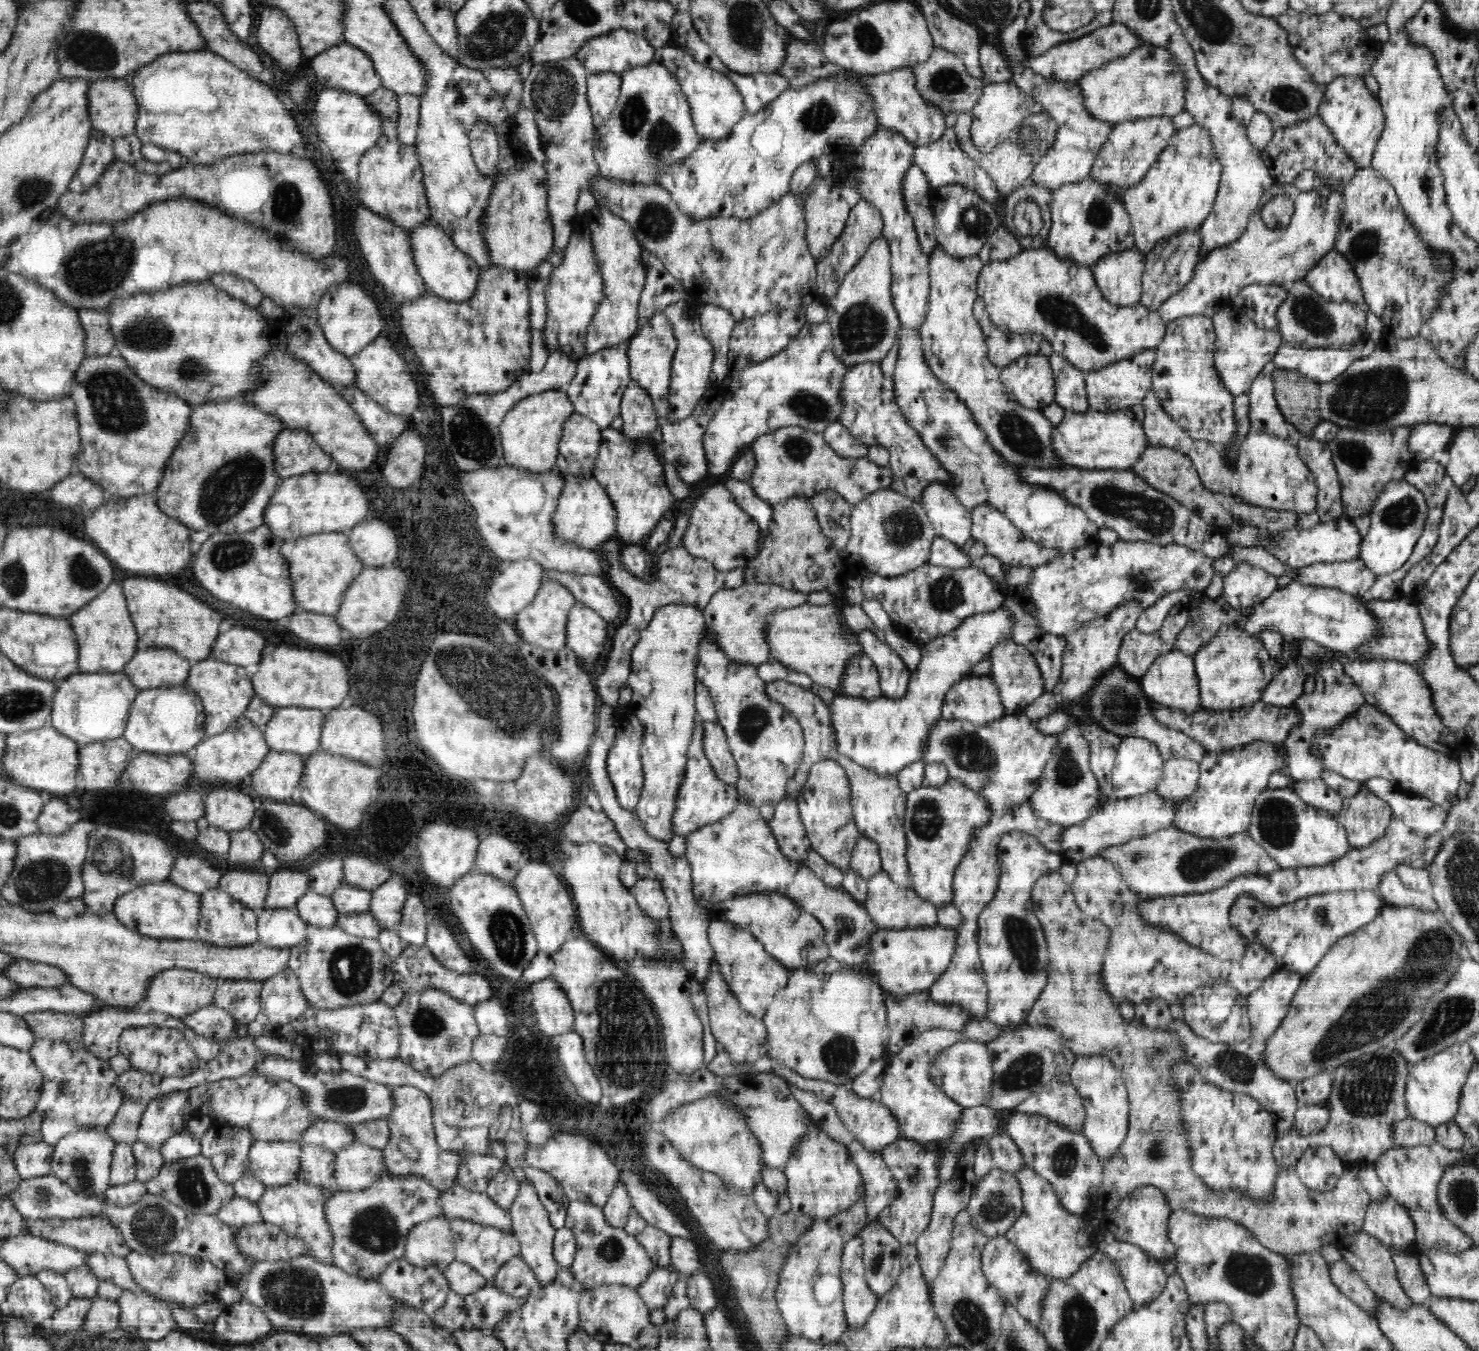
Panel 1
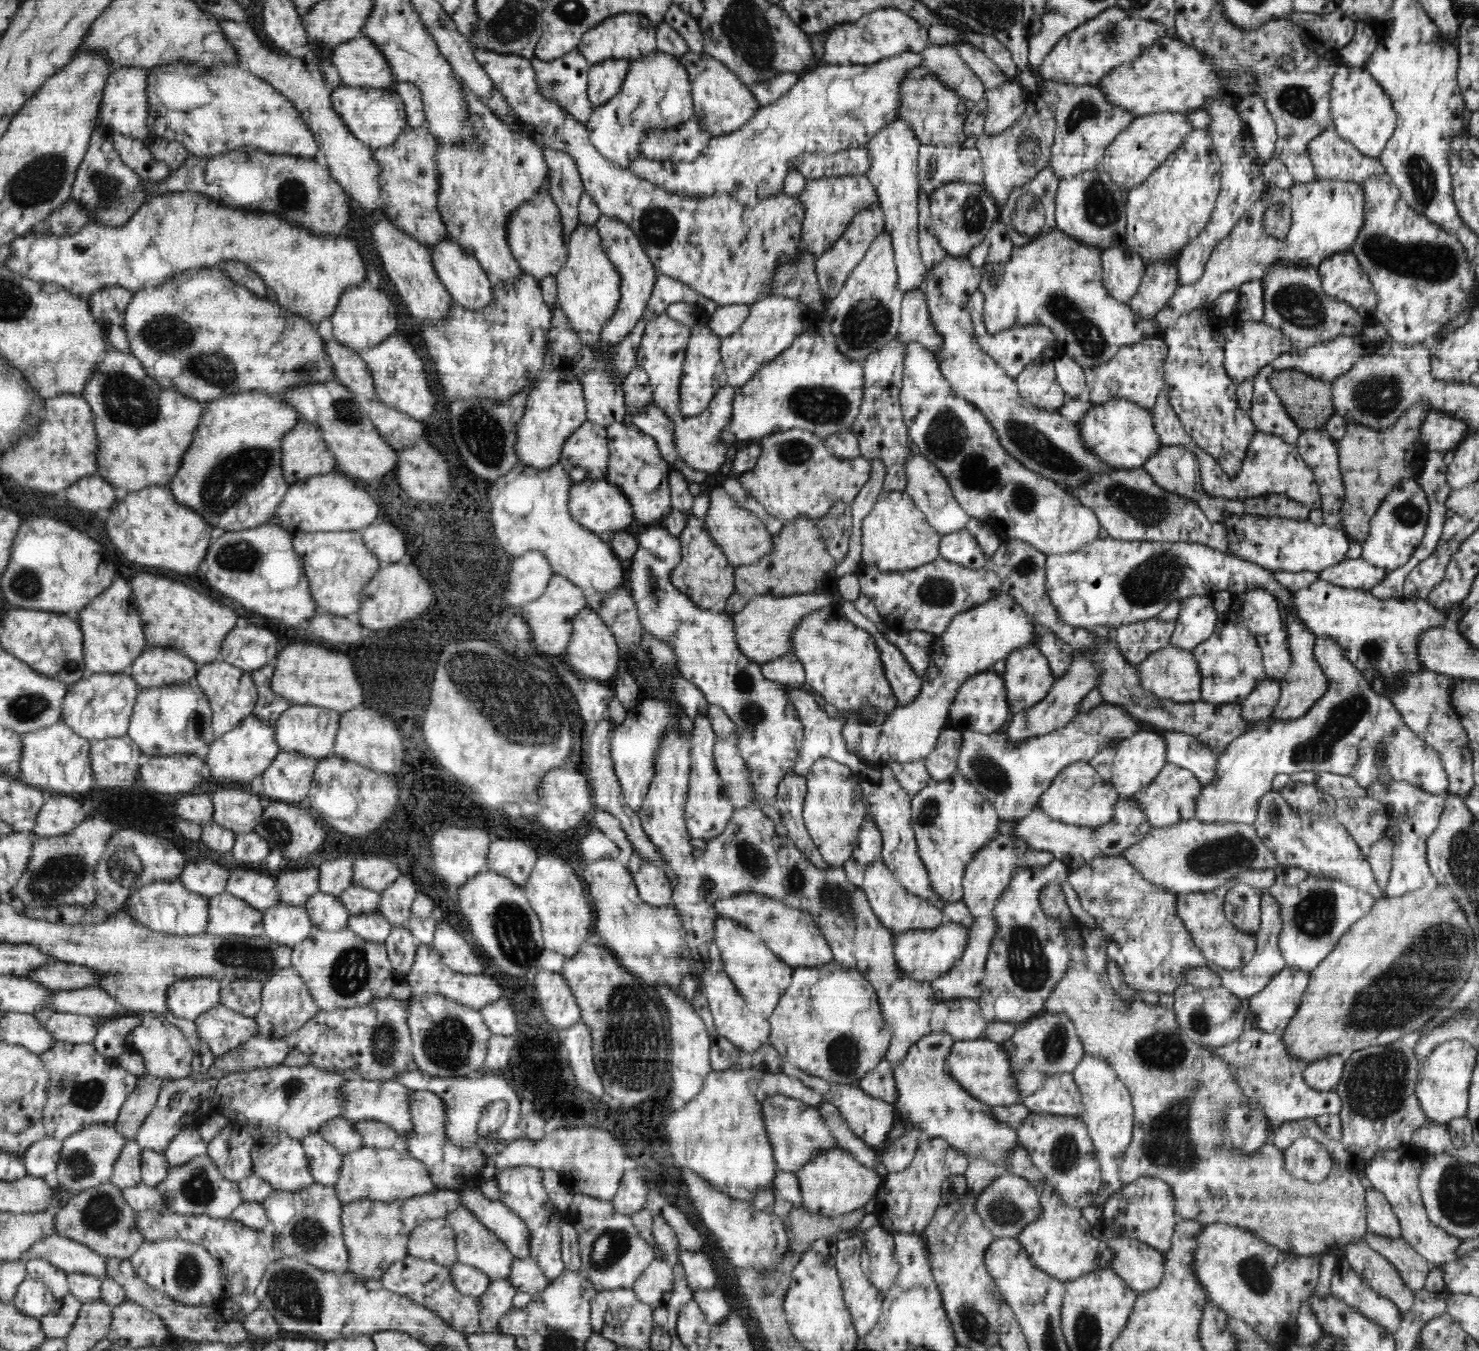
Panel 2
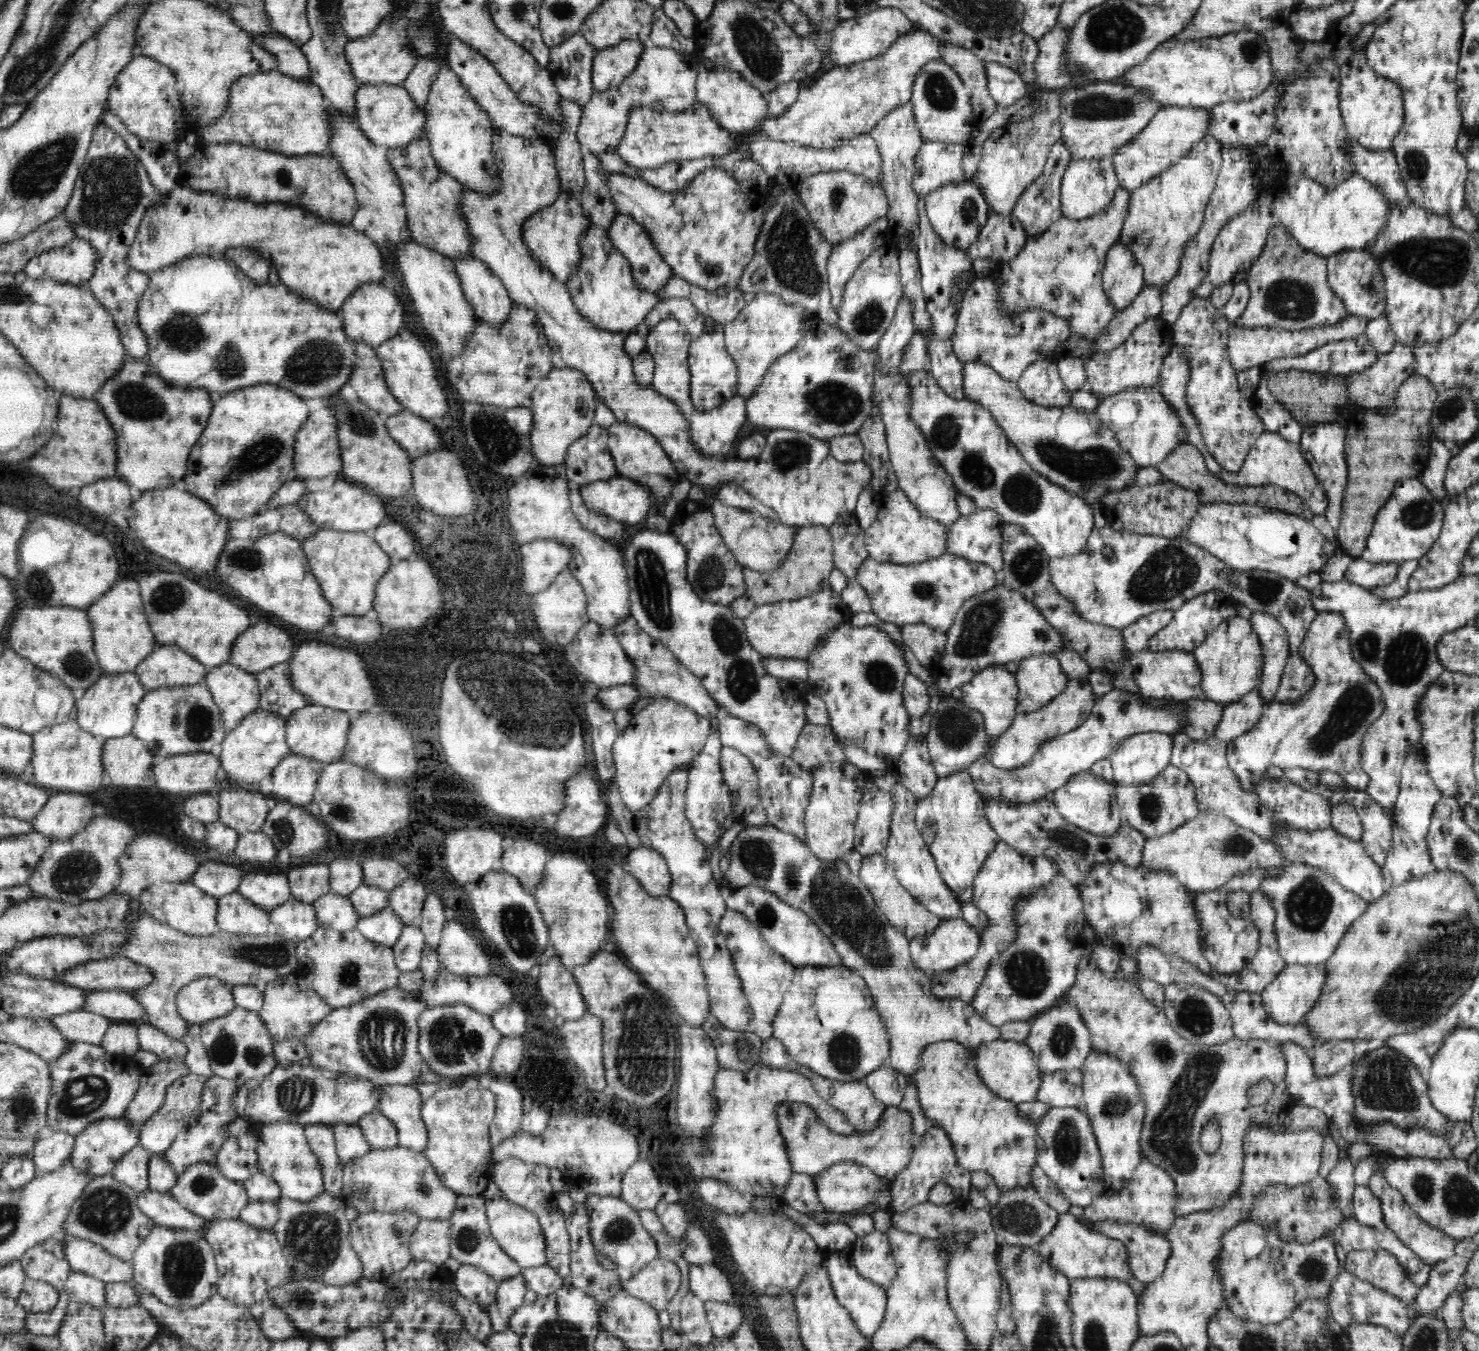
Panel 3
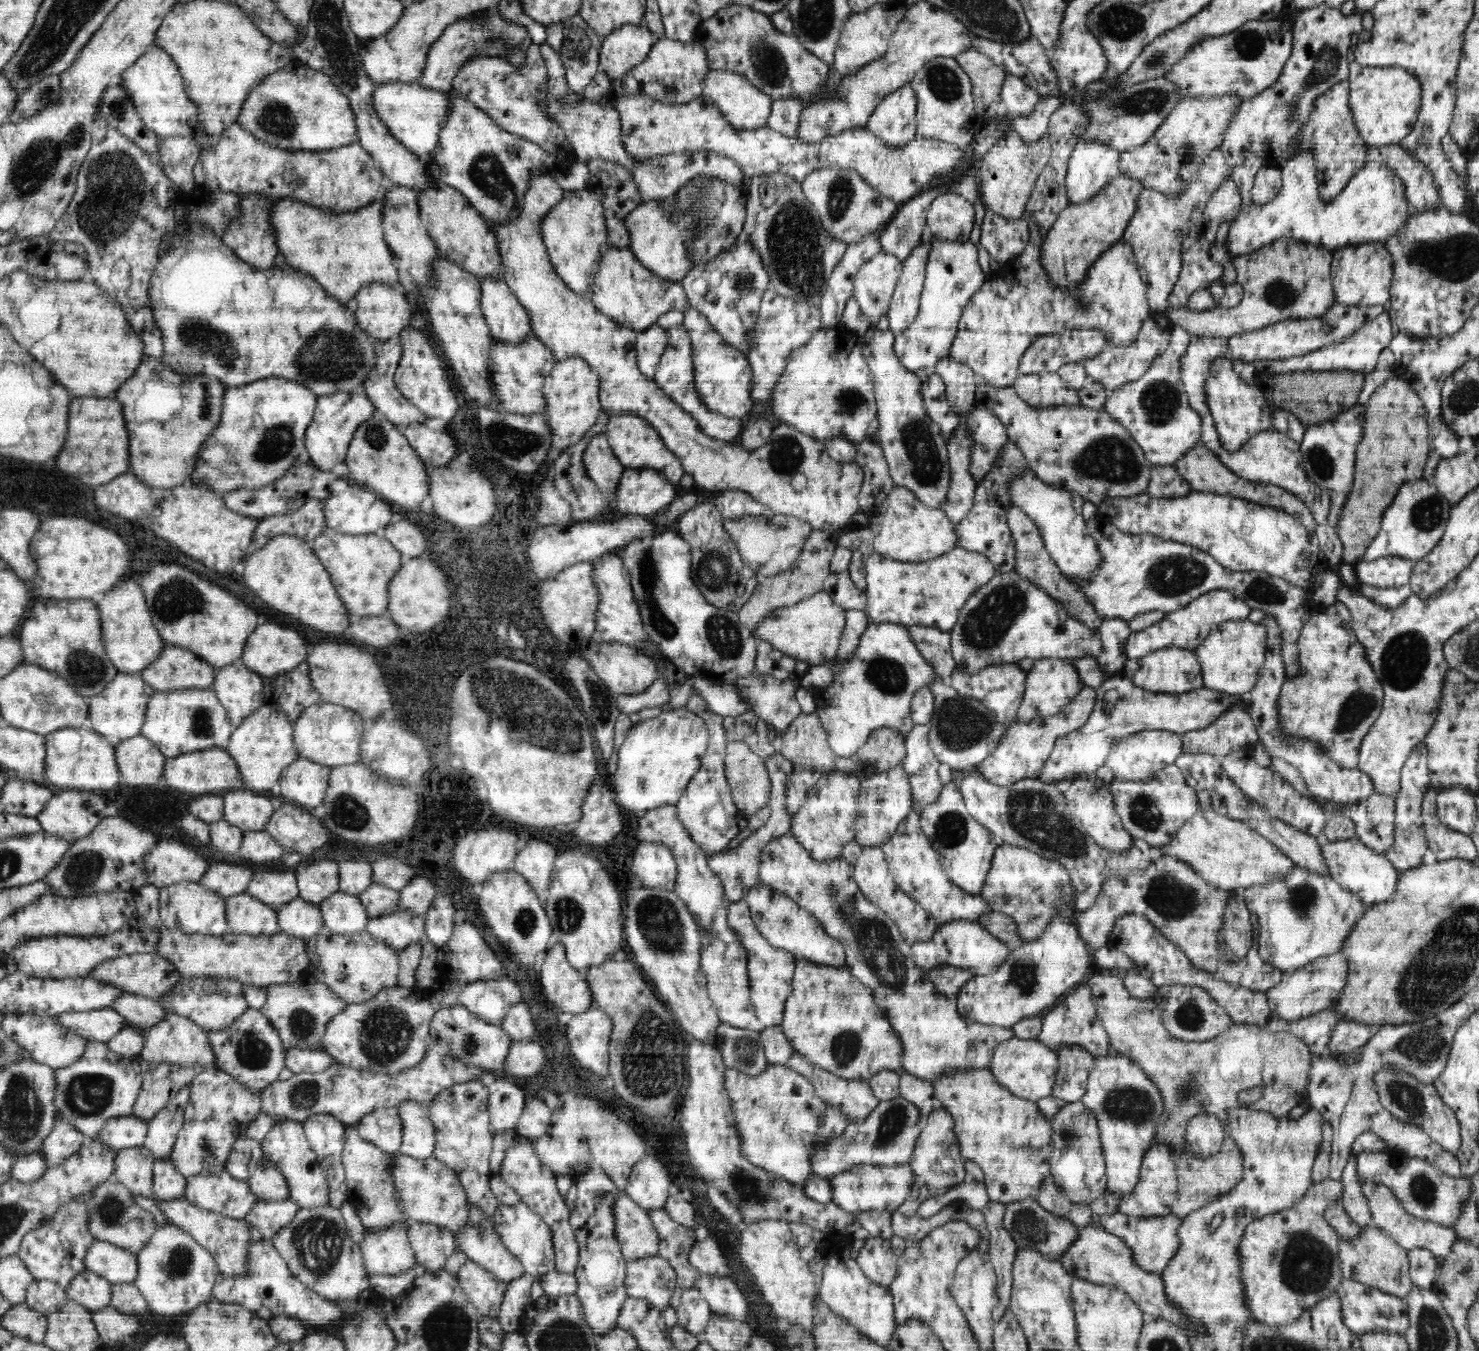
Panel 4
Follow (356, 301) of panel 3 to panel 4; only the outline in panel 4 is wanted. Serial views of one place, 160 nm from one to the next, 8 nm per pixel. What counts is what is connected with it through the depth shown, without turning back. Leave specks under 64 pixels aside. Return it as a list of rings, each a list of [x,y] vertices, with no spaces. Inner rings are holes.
[[[371,283],[353,297],[360,329],[378,341],[397,339],[413,324],[410,303],[390,285]]]

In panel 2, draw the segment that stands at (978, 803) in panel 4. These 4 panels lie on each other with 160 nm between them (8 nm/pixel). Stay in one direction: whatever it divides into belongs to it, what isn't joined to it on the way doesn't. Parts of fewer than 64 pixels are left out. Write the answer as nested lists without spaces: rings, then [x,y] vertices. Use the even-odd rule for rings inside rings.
[[[1121,798],[1114,810],[1114,818],[1099,827],[1067,825],[1040,808],[1036,808],[1022,819],[1009,820],[1009,822],[1010,833],[1014,835],[1015,842],[1022,841],[1026,848],[1033,851],[1052,853],[1054,858],[1062,861],[1073,871],[1098,857],[1122,855],[1129,846],[1140,842],[1151,829],[1150,823],[1139,810],[1137,803],[1129,798]]]

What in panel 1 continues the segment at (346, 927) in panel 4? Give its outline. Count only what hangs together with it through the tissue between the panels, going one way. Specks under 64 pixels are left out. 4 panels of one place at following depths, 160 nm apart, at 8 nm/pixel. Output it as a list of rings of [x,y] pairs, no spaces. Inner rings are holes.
[[[308,891],[298,899],[297,909],[306,925],[317,928],[337,927],[340,913],[334,906],[331,897]]]

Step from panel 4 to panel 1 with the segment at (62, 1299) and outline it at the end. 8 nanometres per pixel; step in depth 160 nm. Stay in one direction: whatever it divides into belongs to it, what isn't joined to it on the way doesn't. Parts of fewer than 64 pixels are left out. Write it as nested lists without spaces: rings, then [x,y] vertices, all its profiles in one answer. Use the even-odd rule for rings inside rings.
[[[32,1275],[18,1277],[9,1290],[6,1304],[10,1307],[12,1317],[20,1317],[25,1322],[38,1325],[52,1317],[58,1309],[48,1288]]]

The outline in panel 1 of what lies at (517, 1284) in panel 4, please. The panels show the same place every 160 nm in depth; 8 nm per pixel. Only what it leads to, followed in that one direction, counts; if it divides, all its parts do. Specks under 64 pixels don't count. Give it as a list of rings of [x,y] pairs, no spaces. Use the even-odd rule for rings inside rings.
[[[491,1282],[465,1298],[465,1309],[469,1316],[468,1325],[483,1332],[492,1332],[502,1316],[516,1310],[526,1300],[524,1297],[511,1296]]]

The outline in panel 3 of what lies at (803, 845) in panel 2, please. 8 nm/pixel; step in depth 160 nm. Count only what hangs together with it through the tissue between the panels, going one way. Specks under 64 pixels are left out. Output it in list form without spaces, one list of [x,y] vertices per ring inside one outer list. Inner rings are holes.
[[[726,708],[717,712],[718,728],[723,746],[731,747],[744,754],[753,762],[760,781],[760,803],[770,824],[781,831],[793,834],[804,840],[805,811],[813,789],[813,774],[798,766],[790,757],[774,753],[758,726],[742,718],[732,716]]]

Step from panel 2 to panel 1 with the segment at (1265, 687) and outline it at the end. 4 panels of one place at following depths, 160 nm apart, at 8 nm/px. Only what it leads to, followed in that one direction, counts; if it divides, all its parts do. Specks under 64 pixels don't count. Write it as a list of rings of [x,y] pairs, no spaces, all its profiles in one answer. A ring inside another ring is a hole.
[[[1300,658],[1295,665],[1280,668],[1260,694],[1260,701],[1267,705],[1290,707],[1302,694],[1304,676],[1314,674],[1314,666]]]

